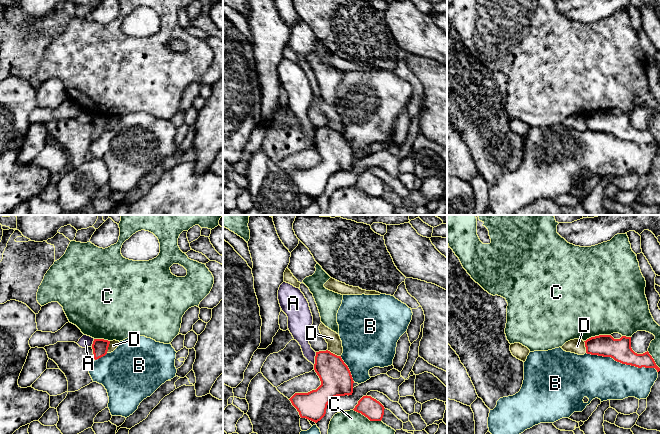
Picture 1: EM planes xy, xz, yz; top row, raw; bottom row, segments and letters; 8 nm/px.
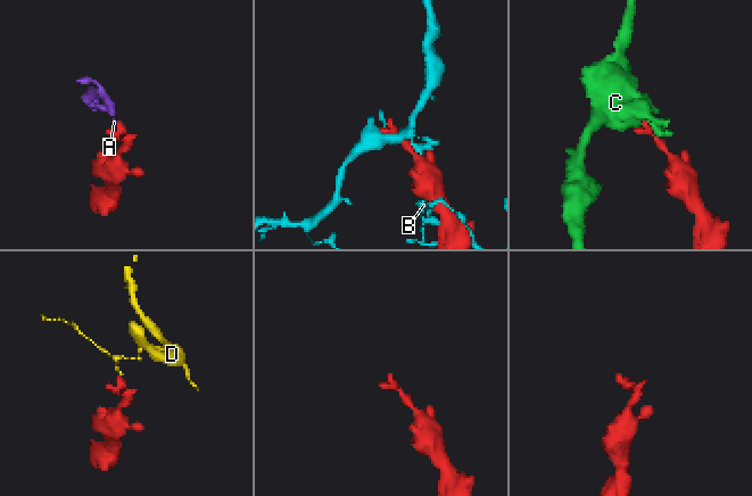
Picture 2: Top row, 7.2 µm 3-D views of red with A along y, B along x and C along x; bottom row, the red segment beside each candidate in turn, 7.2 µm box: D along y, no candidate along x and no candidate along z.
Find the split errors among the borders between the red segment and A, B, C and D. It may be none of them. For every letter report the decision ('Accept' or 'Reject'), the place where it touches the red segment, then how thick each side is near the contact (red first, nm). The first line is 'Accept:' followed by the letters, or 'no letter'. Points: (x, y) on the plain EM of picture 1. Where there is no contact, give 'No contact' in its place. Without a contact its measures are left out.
Accept: no letter
A: Reject. Touches red at xz (315, 134). Thickness 260 nm (red) against 140 nm
B: Reject. Touches red at yz (622, 139). Thickness 180 nm (red) against 340 nm
C: Reject. Touches red at xz (367, 193). Thickness 160 nm (red) against 400 nm
D: Reject. Touches red at xz (334, 130). Thickness 260 nm (red) against 110 nm

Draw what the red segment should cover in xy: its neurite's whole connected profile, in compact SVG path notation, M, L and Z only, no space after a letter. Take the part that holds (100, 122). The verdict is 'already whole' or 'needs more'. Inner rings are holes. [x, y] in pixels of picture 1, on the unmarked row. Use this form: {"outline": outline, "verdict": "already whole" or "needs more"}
{"outline": "M94 115L92 120L94 135L97 136L107 130L110 117L104 115Z", "verdict": "already whole"}

